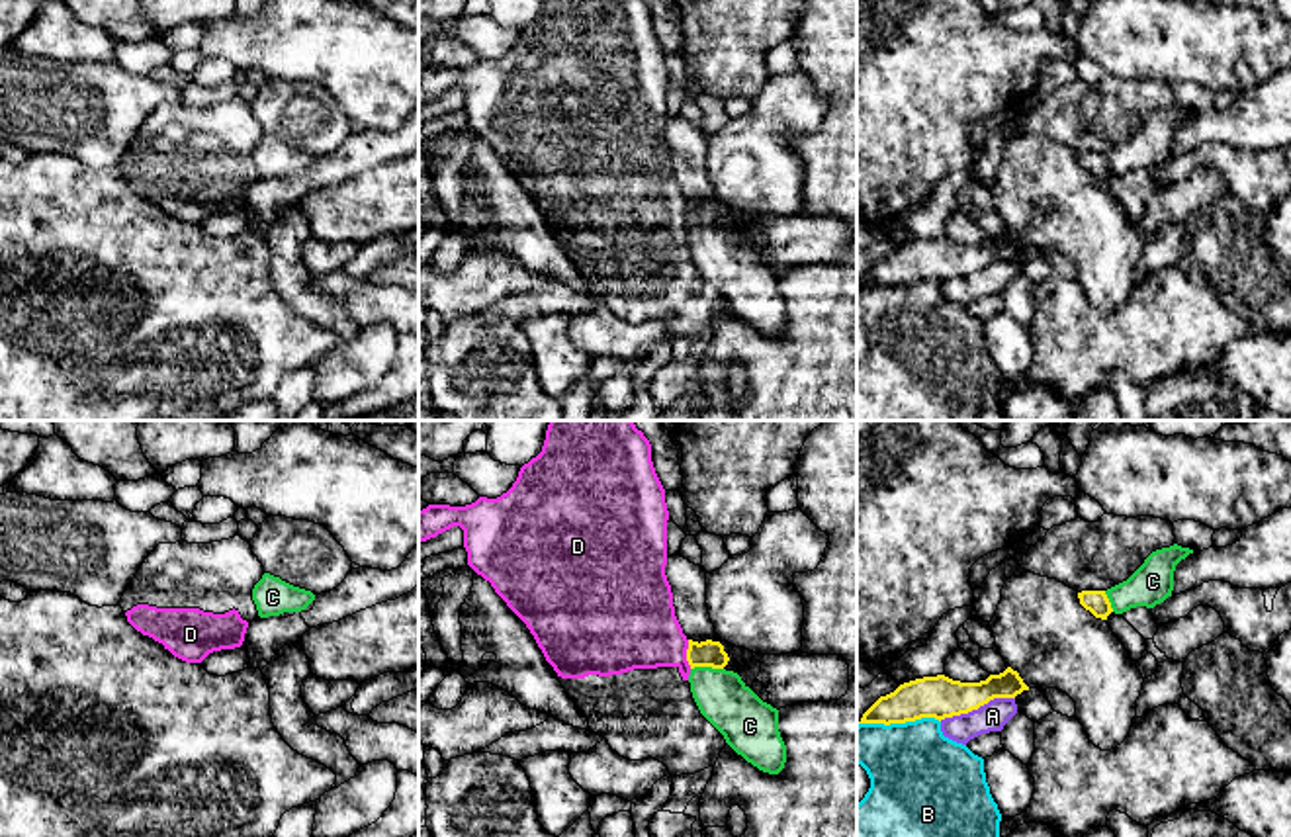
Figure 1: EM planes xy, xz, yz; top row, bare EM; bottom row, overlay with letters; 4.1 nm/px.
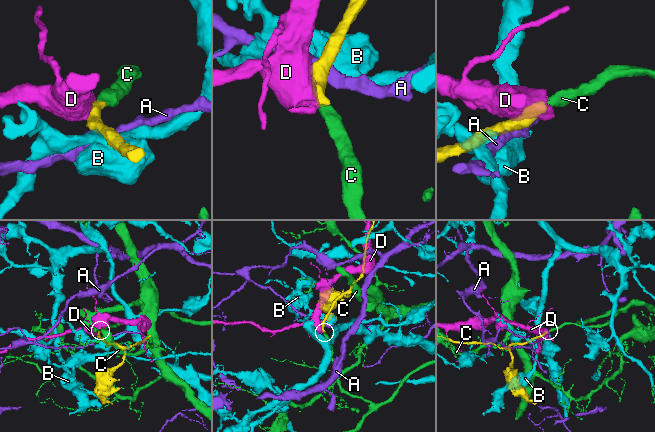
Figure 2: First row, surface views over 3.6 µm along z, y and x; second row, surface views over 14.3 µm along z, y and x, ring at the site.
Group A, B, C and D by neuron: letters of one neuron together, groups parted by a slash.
A / B / C / D

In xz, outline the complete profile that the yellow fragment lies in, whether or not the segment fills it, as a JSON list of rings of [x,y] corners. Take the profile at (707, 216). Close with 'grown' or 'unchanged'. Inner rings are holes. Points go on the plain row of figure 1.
[[[689,201],[687,223],[690,254],[700,276],[747,325],[779,336],[786,325],[779,272],[763,264],[737,235],[724,231],[730,219],[720,203]]]; grown

